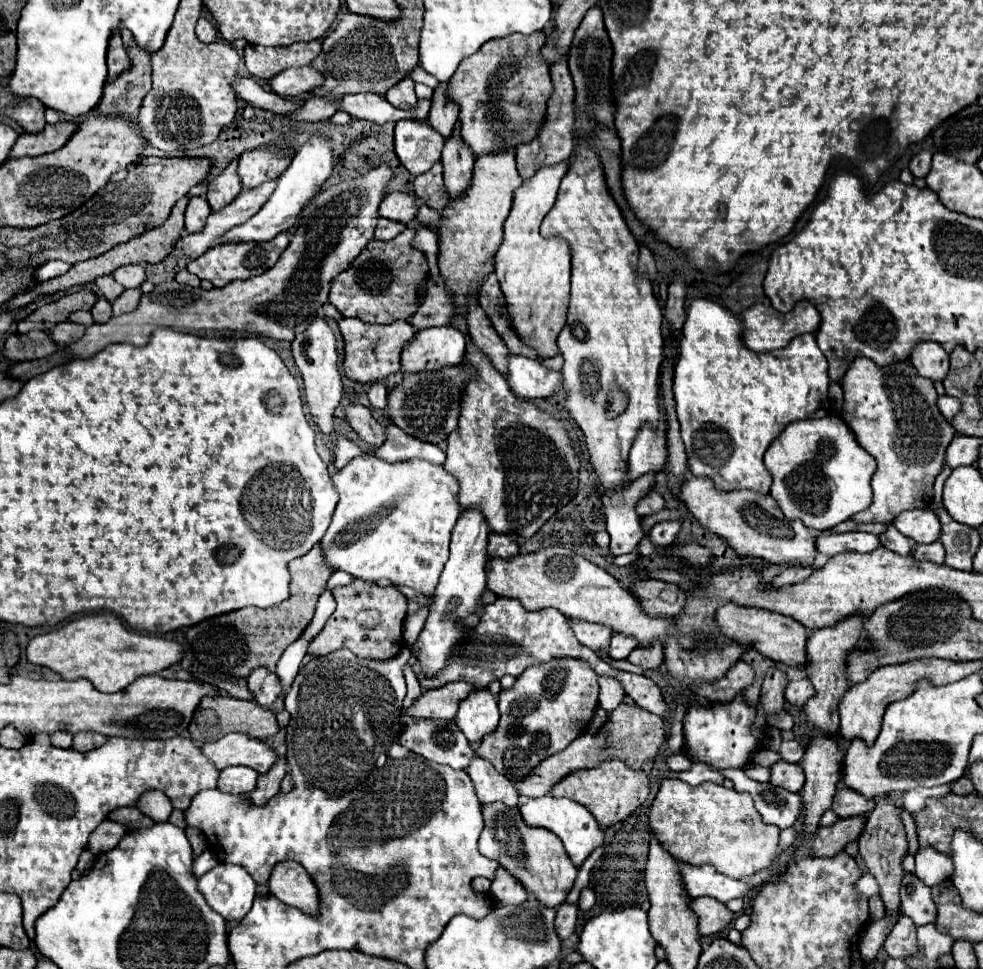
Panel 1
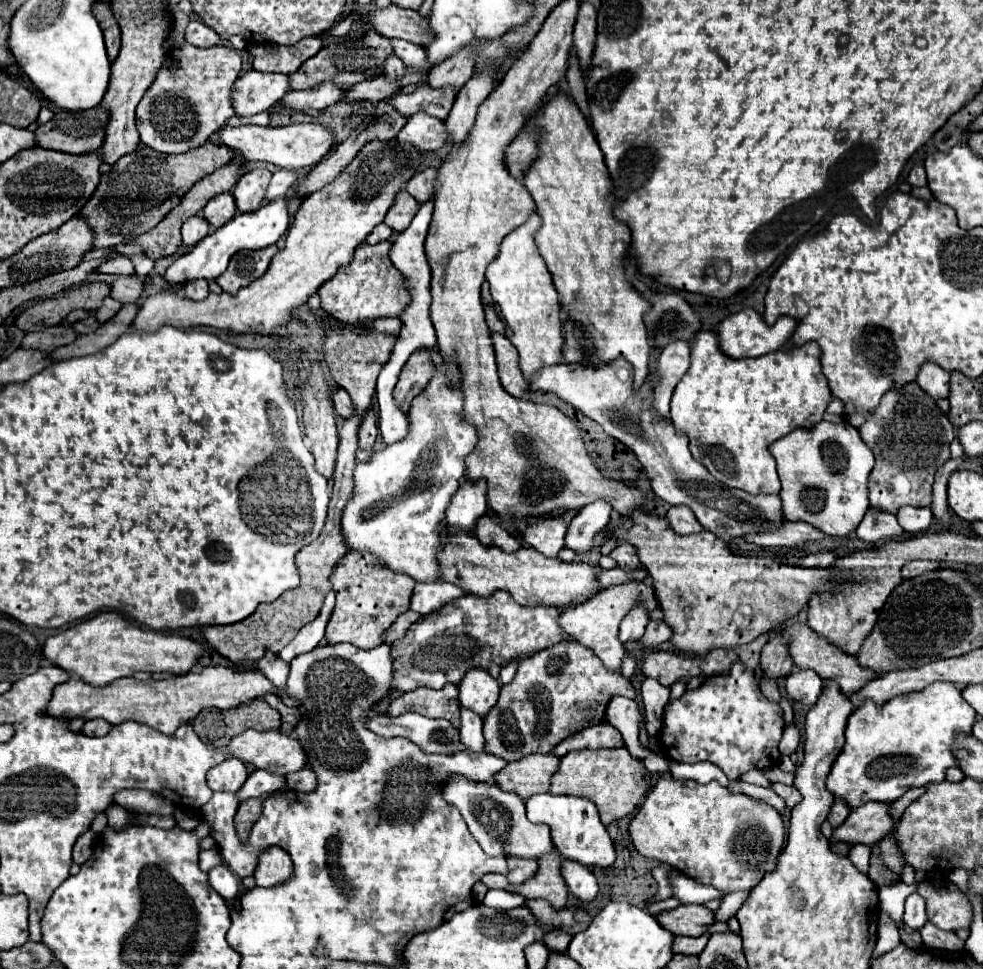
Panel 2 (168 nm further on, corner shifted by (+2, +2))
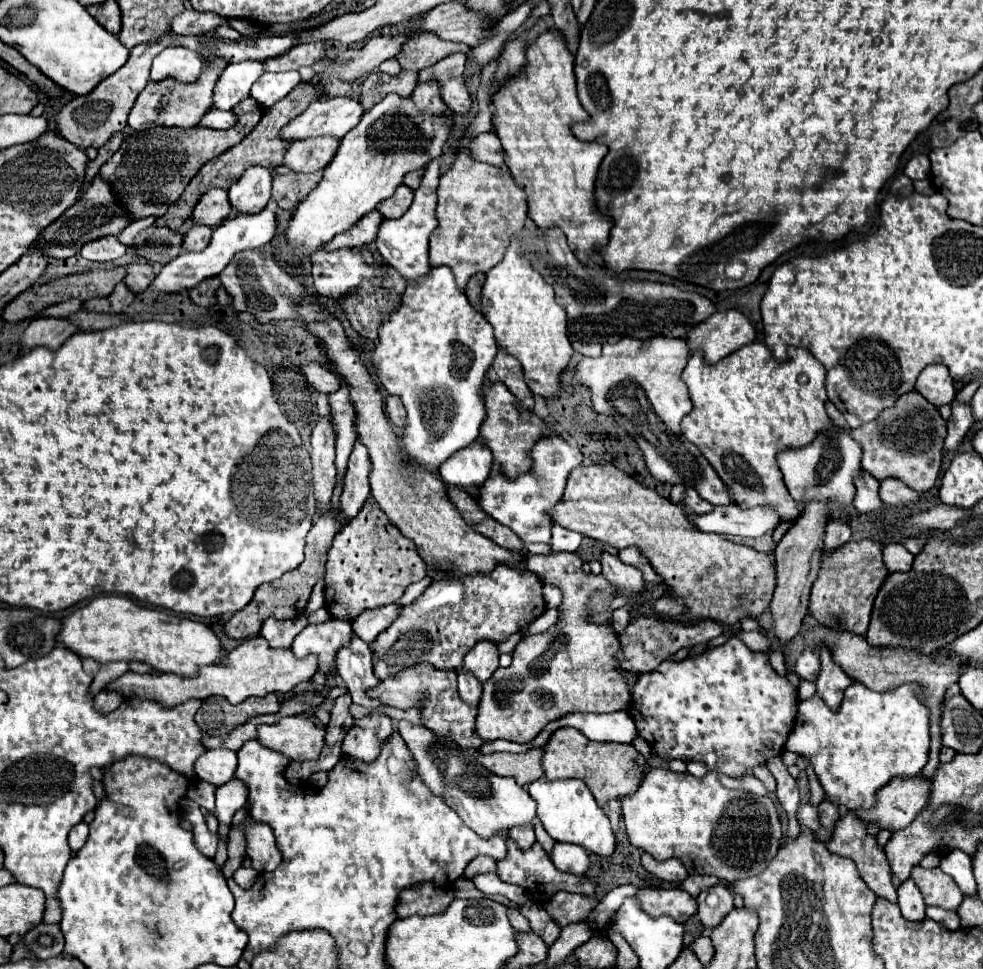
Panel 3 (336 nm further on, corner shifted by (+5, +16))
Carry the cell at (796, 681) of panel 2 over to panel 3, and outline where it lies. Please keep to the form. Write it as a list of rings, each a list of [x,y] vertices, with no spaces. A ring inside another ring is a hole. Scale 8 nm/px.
[[[806,650],[800,654],[800,658],[794,664],[794,672],[798,674],[800,680],[808,680],[814,682],[818,678],[820,672],[820,658],[814,650]]]

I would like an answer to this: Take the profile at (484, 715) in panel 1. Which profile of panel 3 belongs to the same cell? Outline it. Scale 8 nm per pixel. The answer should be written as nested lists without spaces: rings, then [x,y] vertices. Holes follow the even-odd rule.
[[[486,640],[482,644],[476,644],[464,656],[464,670],[474,674],[482,684],[486,680],[490,680],[490,676],[496,672],[496,668],[498,668],[496,644],[486,644]]]

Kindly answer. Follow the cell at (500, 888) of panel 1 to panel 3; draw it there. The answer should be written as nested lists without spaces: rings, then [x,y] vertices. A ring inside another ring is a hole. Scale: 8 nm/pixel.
[[[512,828],[512,830],[508,832],[508,836],[518,844],[520,850],[528,850],[528,848],[536,842],[536,838],[534,838],[534,828]]]

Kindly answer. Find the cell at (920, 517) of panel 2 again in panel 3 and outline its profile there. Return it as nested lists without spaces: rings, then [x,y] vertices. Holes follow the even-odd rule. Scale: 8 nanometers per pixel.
[[[888,478],[880,482],[880,498],[886,506],[904,508],[904,506],[916,506],[920,496],[918,492],[910,490],[906,484],[898,482],[896,478]]]

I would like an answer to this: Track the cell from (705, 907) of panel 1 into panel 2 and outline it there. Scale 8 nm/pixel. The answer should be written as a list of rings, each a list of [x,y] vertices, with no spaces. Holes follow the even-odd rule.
[[[681,904],[673,910],[661,912],[657,916],[657,922],[675,936],[697,938],[715,922],[715,918],[713,912],[701,904],[691,904],[691,906]]]

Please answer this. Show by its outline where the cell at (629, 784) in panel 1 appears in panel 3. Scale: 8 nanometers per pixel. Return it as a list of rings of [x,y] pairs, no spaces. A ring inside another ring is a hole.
[[[560,728],[554,738],[544,746],[544,776],[548,780],[566,780],[580,778],[592,790],[598,806],[608,804],[610,800],[624,798],[636,792],[642,782],[646,758],[632,744],[616,742],[592,742],[576,728]]]

